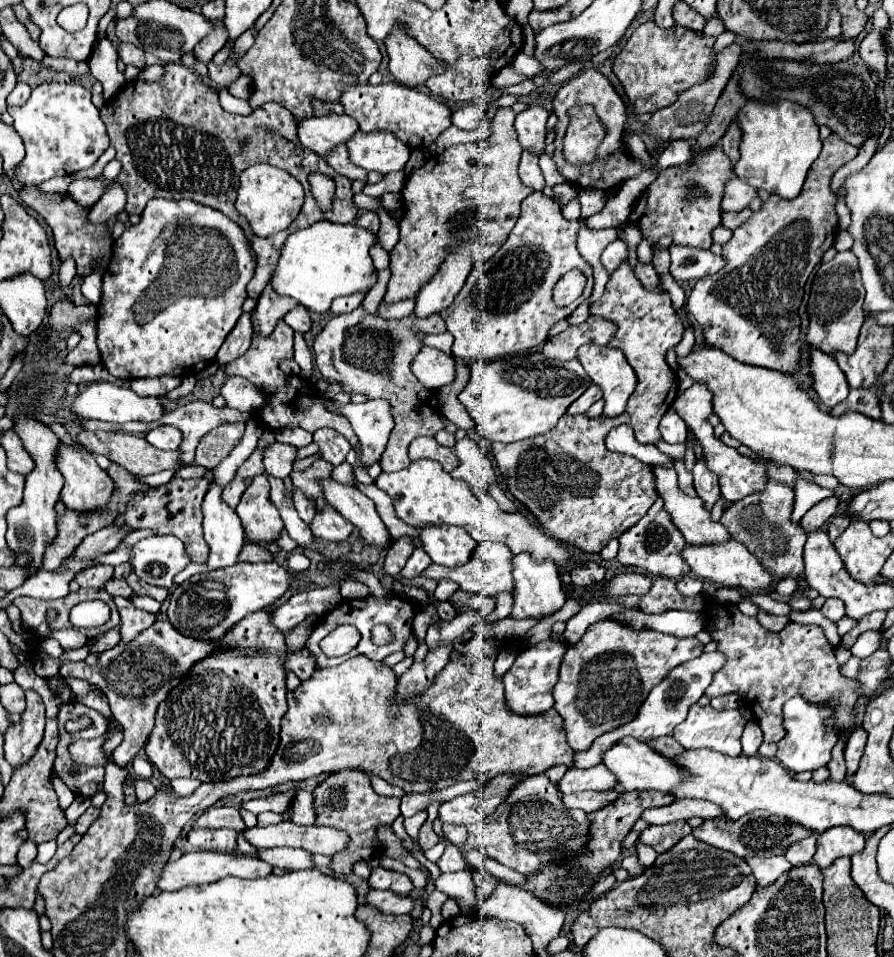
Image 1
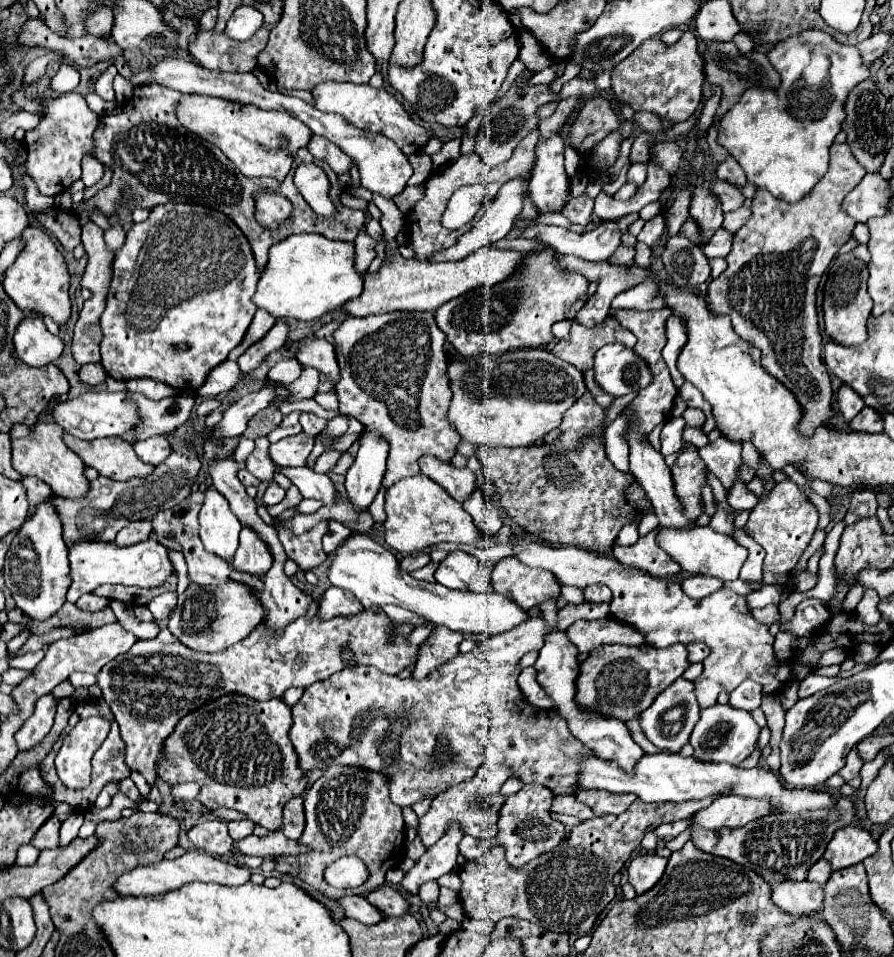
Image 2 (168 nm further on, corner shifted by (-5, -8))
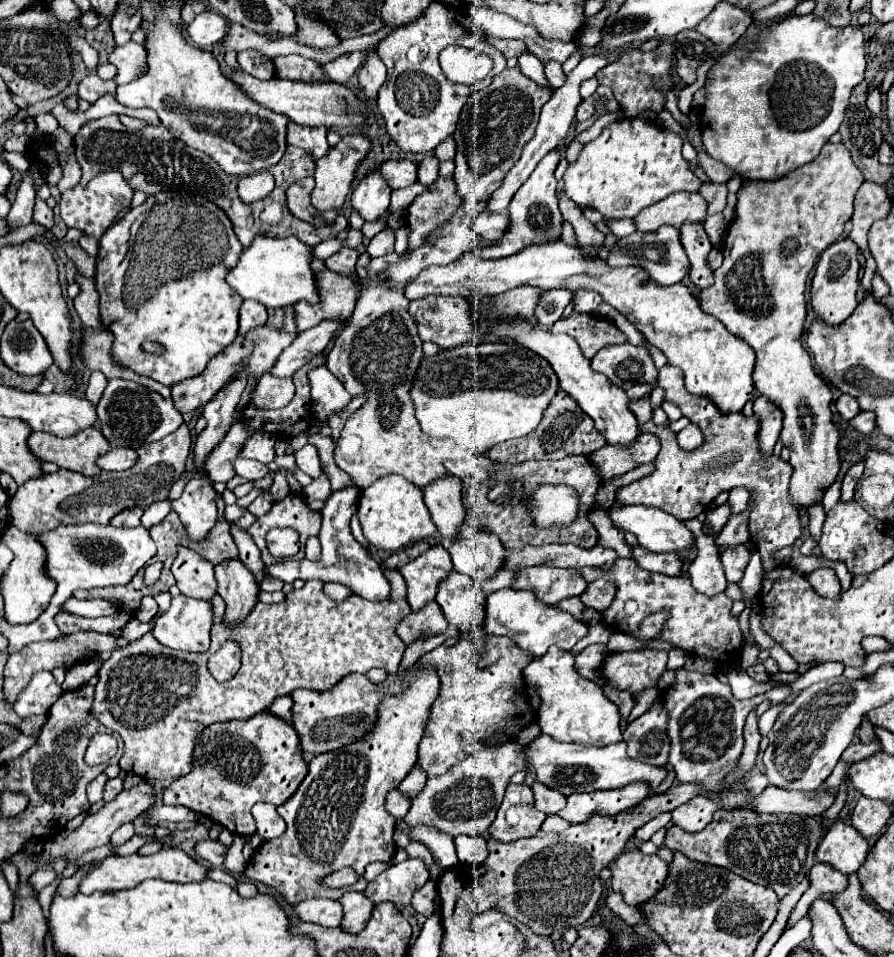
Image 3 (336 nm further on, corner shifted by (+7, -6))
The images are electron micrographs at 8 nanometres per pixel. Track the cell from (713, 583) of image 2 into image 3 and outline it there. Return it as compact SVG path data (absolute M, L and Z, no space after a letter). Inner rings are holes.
M695 517L685 523L697 537L697 557L689 565L689 581L703 595L717 595L725 589L727 579L723 575L721 561L717 557L715 541L701 531L701 521Z

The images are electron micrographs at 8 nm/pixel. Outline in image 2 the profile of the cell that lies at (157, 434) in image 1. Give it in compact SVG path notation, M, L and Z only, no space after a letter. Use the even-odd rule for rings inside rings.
M153 437L149 441L135 443L135 453L143 463L159 465L165 457L169 457L169 441L165 437Z

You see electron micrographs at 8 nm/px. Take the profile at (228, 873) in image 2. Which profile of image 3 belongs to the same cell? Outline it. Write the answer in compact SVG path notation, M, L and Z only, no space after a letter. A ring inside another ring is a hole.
M163 847L159 853L155 855L127 855L127 857L107 857L101 863L97 863L97 867L93 867L93 871L89 871L81 885L79 891L89 895L93 891L119 891L119 889L133 889L139 883L143 883L145 879L163 879L163 881L177 881L177 883L193 883L193 881L205 881L207 879L209 869L203 867L201 863L197 863L193 857L189 857L183 849L177 847Z

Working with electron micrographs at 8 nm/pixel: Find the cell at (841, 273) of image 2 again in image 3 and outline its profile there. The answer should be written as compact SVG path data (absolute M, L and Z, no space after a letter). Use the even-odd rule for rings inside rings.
M843 237L837 243L833 243L831 247L827 247L827 251L821 255L817 269L815 269L815 277L811 281L811 305L815 315L829 323L831 327L841 325L857 307L857 271L859 271L859 261L857 261L857 245L849 239Z

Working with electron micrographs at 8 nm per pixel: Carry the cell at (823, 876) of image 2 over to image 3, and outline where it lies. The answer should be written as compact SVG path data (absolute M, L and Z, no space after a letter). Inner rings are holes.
M815 863L807 877L809 877L809 889L803 893L799 903L795 905L787 921L787 928L792 927L805 916L809 903L813 903L817 897L821 897L823 893L839 893L847 887L847 875L841 875L837 869L825 863Z

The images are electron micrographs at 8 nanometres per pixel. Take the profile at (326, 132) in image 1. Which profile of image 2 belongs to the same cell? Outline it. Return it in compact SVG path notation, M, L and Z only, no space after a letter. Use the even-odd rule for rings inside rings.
M181 95L175 107L177 121L191 133L199 135L201 139L217 145L223 155L237 165L237 169L247 177L275 177L277 181L283 181L283 175L289 173L291 163L297 155L297 149L305 147L309 143L311 131L307 125L303 125L297 117L293 117L287 111L267 111L257 109L255 105L239 105L233 101L217 99L217 97L205 97L205 95Z

